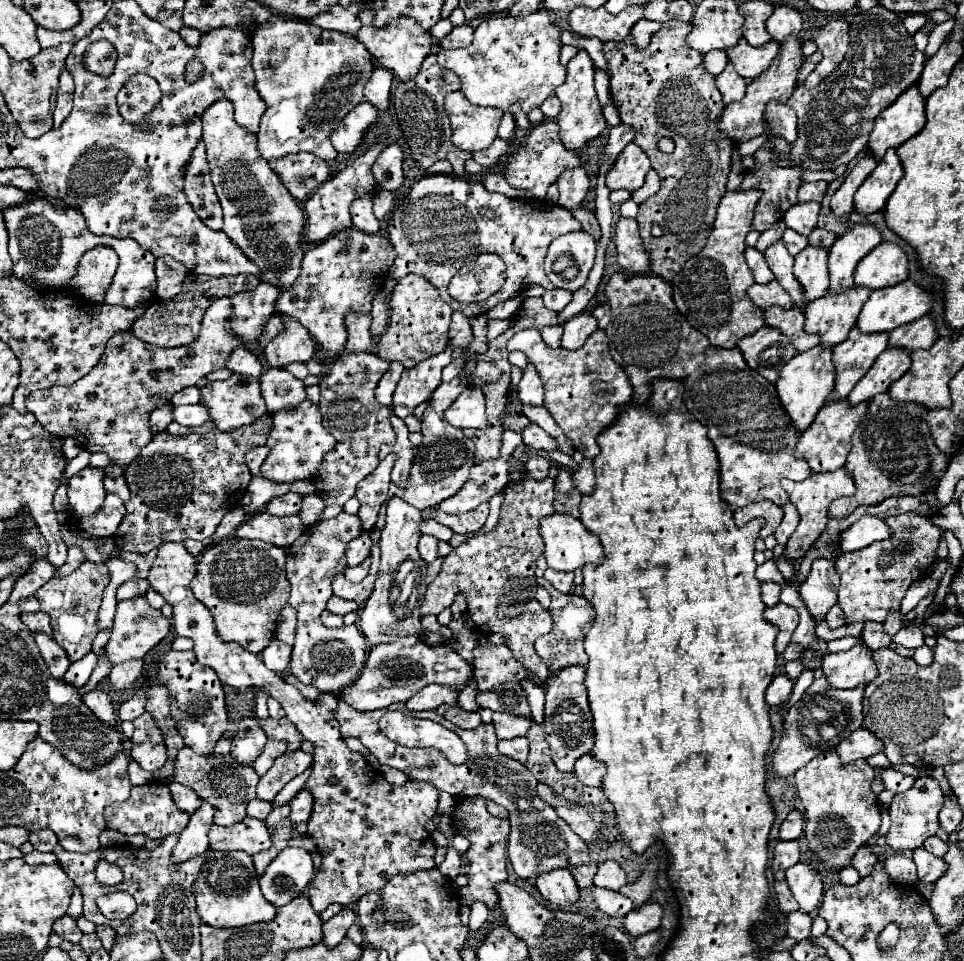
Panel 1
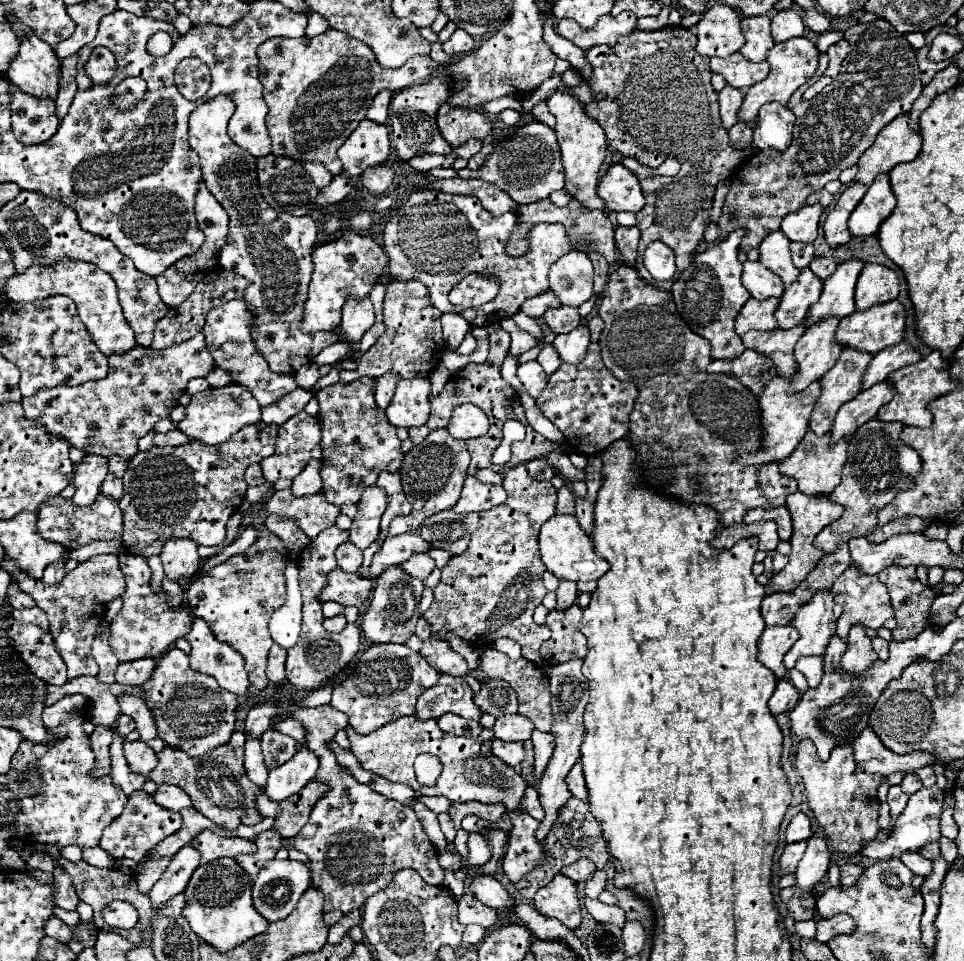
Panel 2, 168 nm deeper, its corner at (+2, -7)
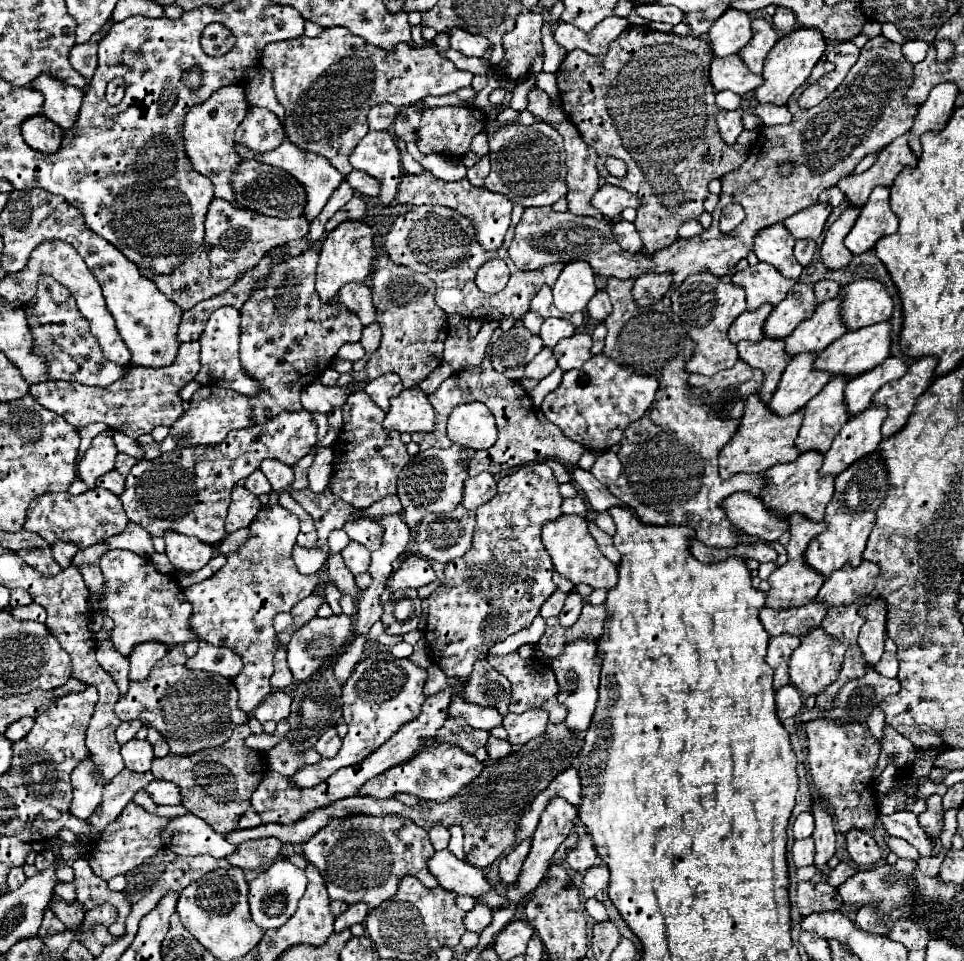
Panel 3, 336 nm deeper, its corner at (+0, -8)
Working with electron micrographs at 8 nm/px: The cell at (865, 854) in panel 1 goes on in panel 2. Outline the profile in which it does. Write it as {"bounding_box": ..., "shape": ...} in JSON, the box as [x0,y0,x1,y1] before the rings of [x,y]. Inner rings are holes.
{"bounding_box":[840,864,864,886],"shape":[[[842,864],[840,866],[840,884],[842,886],[854,886],[854,882],[858,882],[862,870],[864,868],[858,864]]]}

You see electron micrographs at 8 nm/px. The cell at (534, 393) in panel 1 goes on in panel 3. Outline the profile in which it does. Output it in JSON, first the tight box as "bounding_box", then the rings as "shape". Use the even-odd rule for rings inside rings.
{"bounding_box":[526,347,556,381],"shape":[[[544,347],[528,365],[526,365],[526,377],[528,379],[536,379],[540,381],[542,377],[546,377],[548,373],[552,373],[556,369],[556,359],[552,355],[552,349]]]}

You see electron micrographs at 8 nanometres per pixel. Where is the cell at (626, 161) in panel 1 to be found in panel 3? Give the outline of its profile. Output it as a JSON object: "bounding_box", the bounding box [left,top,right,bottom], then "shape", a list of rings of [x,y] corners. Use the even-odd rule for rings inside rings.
{"bounding_box":[592,183,640,221],"shape":[[[604,183],[604,185],[594,193],[592,205],[594,205],[604,217],[616,221],[616,219],[620,217],[622,209],[626,209],[626,207],[638,209],[638,207],[640,207],[640,199],[638,199],[638,197],[632,197],[632,193],[624,191],[622,187]]]}

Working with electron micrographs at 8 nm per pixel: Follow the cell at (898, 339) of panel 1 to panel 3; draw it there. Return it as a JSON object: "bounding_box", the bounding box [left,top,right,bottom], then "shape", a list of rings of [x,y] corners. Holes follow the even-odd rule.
{"bounding_box":[844,357,908,415],"shape":[[[888,357],[886,363],[880,363],[878,367],[870,369],[866,373],[860,373],[858,377],[850,379],[848,387],[846,387],[846,393],[844,393],[846,405],[848,405],[848,413],[856,415],[858,411],[864,411],[868,407],[868,403],[872,401],[874,393],[882,385],[902,377],[906,371],[908,371],[908,365],[902,359]]]}

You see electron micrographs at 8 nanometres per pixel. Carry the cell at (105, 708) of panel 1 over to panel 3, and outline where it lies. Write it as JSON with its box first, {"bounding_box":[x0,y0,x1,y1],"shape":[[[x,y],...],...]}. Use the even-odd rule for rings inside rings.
{"bounding_box":[70,755,104,819],"shape":[[[92,755],[82,759],[72,771],[72,787],[74,787],[74,801],[70,811],[80,819],[88,819],[94,813],[94,807],[102,801],[104,781],[100,771],[94,767]]]}

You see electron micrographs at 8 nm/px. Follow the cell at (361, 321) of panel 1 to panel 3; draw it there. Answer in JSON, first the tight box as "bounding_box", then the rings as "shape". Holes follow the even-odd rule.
{"bounding_box":[338,283,376,327],"shape":[[[350,283],[350,285],[342,287],[342,295],[340,295],[338,301],[346,309],[354,311],[364,327],[376,321],[376,311],[374,311],[374,305],[372,305],[372,291],[370,291],[368,285]]]}

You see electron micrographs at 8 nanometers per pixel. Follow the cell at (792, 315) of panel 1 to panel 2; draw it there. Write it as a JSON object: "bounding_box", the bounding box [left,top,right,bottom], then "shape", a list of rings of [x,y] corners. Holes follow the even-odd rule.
{"bounding_box":[740,324,804,376],"shape":[[[798,324],[790,330],[770,330],[770,332],[760,332],[760,330],[750,330],[744,332],[740,338],[744,342],[746,348],[756,350],[758,354],[764,354],[768,358],[772,358],[778,376],[794,376],[796,372],[796,362],[794,362],[794,346],[800,340],[800,336],[804,334],[804,326]]]}

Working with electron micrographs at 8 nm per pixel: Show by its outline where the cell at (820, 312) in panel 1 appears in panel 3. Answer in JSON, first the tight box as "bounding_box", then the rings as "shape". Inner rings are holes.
{"bounding_box":[768,353,830,415],"shape":[[[798,353],[782,373],[780,385],[768,403],[774,413],[790,415],[804,407],[830,381],[830,373],[814,369],[816,353]]]}

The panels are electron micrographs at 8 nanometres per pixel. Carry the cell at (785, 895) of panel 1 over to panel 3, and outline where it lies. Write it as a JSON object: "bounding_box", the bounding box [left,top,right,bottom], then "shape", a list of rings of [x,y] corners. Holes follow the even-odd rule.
{"bounding_box":[796,883,842,917],"shape":[[[798,883],[796,889],[796,905],[800,909],[802,917],[808,917],[810,913],[822,913],[822,911],[834,911],[842,907],[842,899],[834,887],[828,883]]]}

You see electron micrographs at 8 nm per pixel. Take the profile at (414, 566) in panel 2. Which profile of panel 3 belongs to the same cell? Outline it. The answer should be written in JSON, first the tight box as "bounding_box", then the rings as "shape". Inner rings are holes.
{"bounding_box":[388,555,436,591],"shape":[[[410,555],[402,561],[400,569],[396,573],[390,575],[388,585],[392,587],[392,591],[396,589],[406,589],[406,587],[424,587],[428,583],[432,583],[436,579],[432,565],[426,557],[420,555]]]}

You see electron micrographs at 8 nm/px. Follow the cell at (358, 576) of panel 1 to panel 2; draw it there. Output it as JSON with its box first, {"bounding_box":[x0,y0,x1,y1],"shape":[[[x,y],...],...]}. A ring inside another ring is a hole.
{"bounding_box":[370,534,430,578],"shape":[[[400,534],[400,536],[388,536],[384,540],[384,546],[376,552],[374,562],[370,566],[370,576],[378,578],[388,566],[402,564],[406,558],[418,552],[428,552],[430,544],[424,542],[418,534]]]}

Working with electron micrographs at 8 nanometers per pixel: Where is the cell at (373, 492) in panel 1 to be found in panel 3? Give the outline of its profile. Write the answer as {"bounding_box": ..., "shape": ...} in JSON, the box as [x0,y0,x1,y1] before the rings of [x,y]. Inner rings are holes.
{"bounding_box":[344,517,382,551],"shape":[[[360,517],[352,523],[346,523],[344,531],[352,541],[362,543],[370,551],[376,551],[382,545],[382,525],[372,517]]]}

